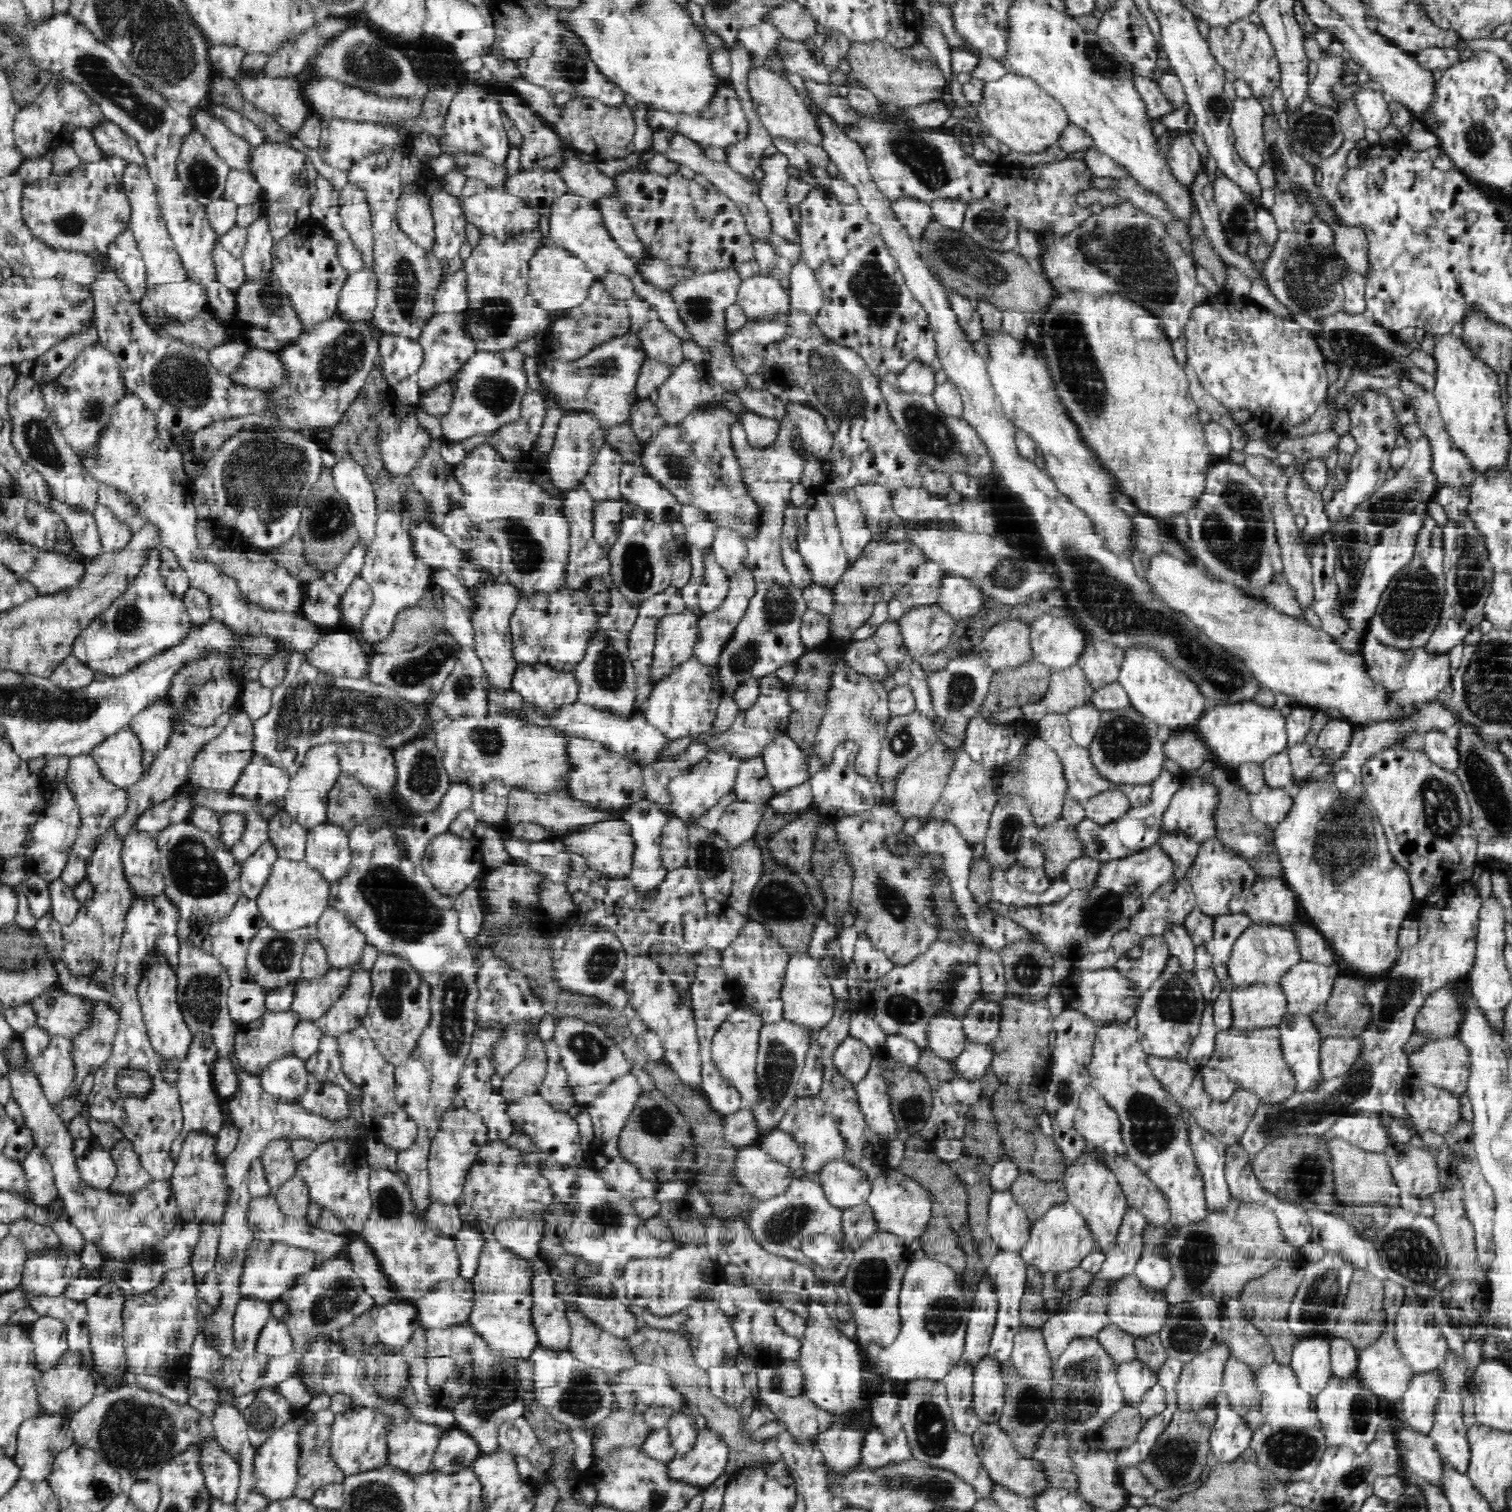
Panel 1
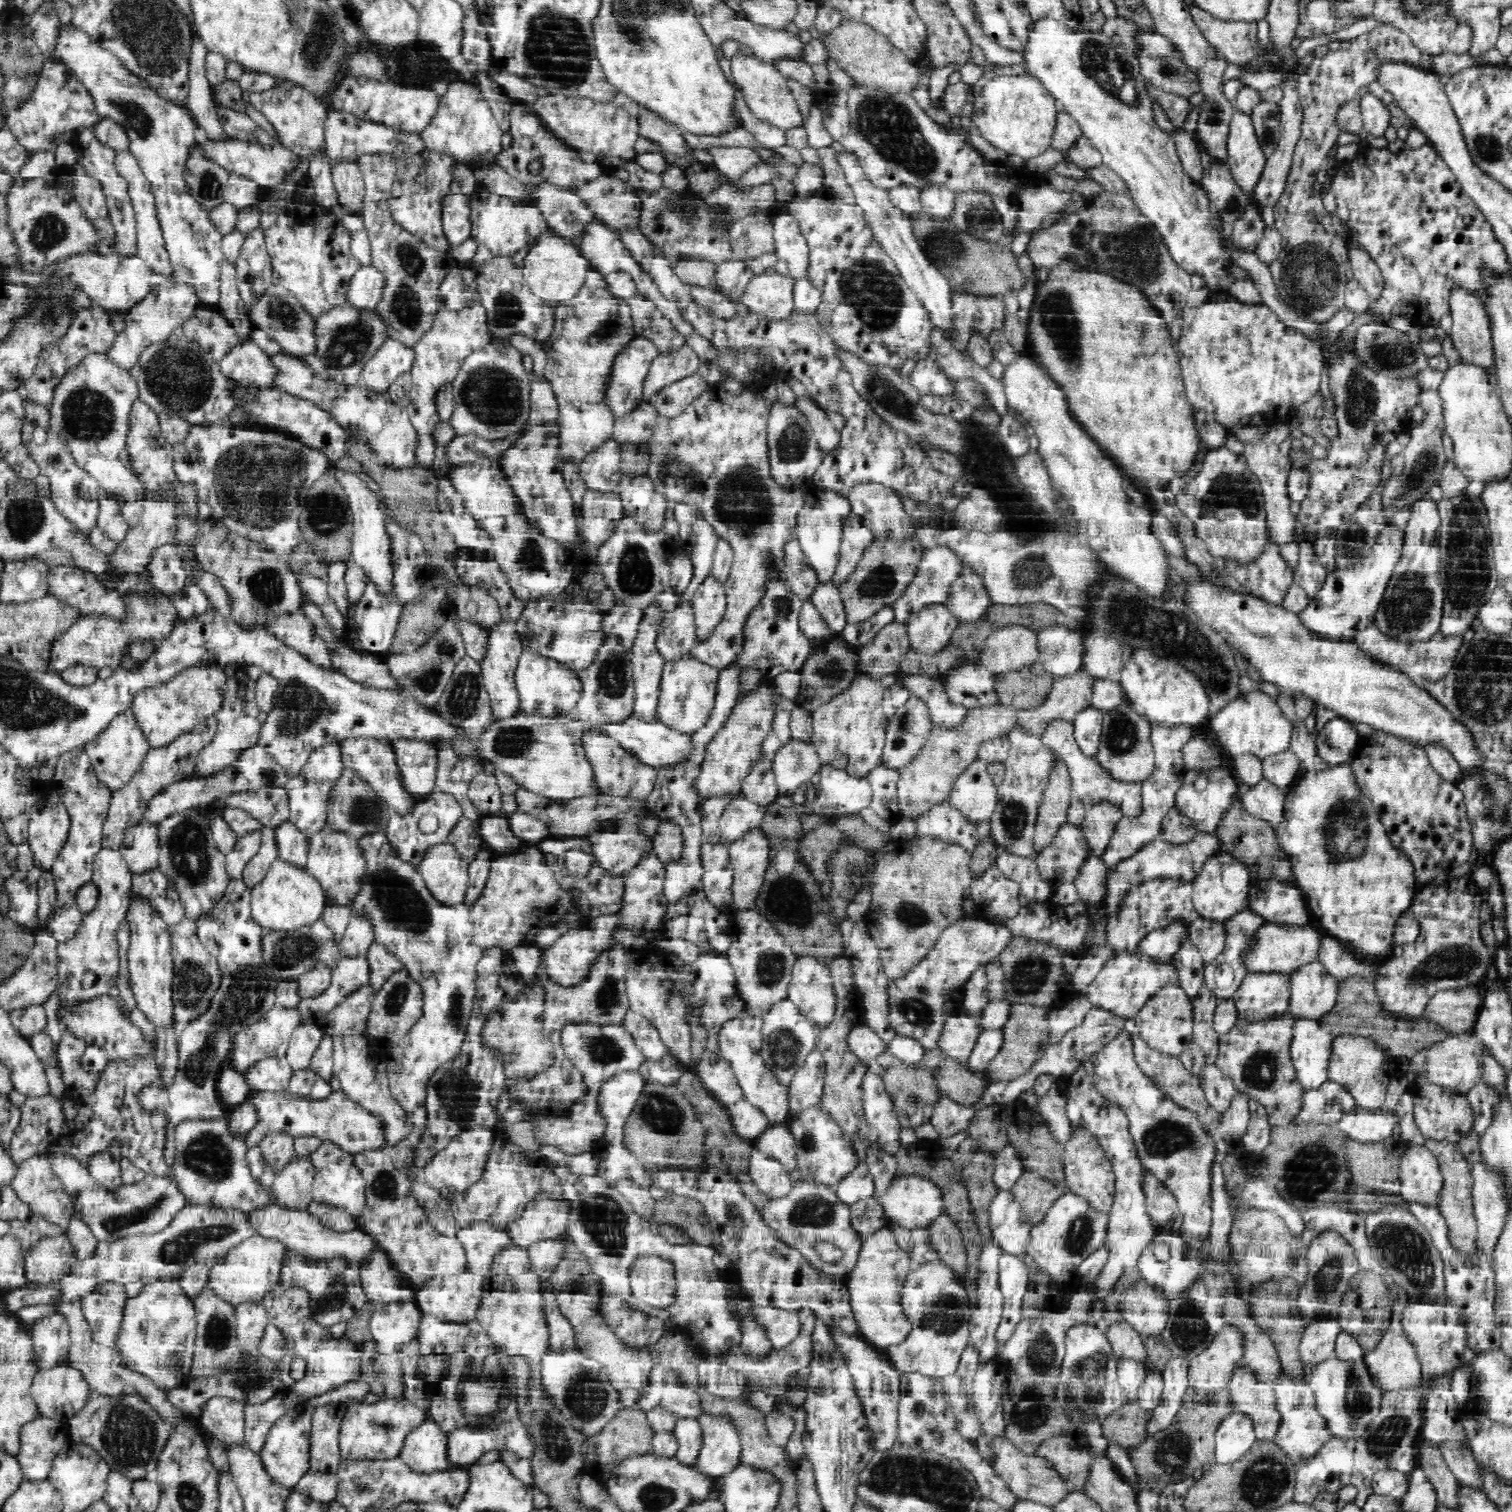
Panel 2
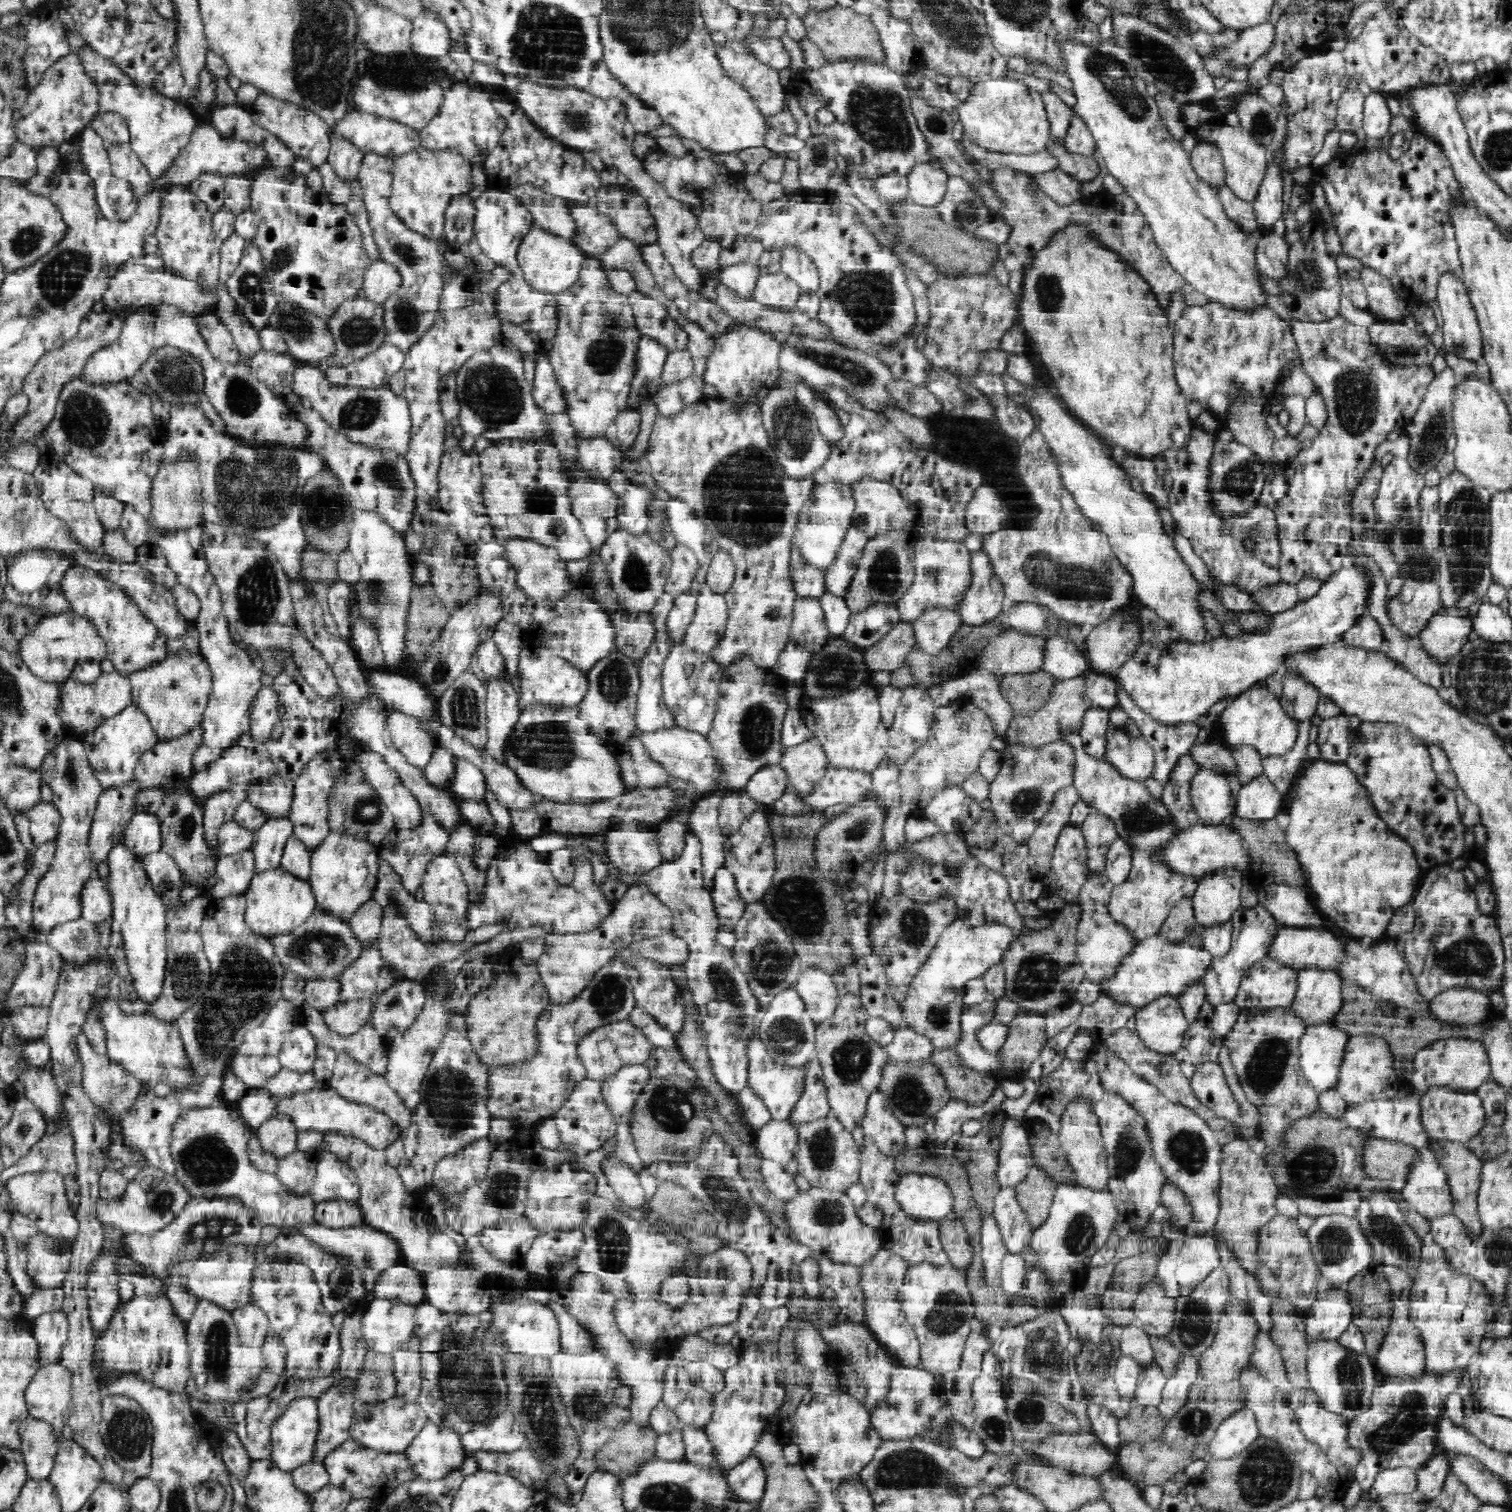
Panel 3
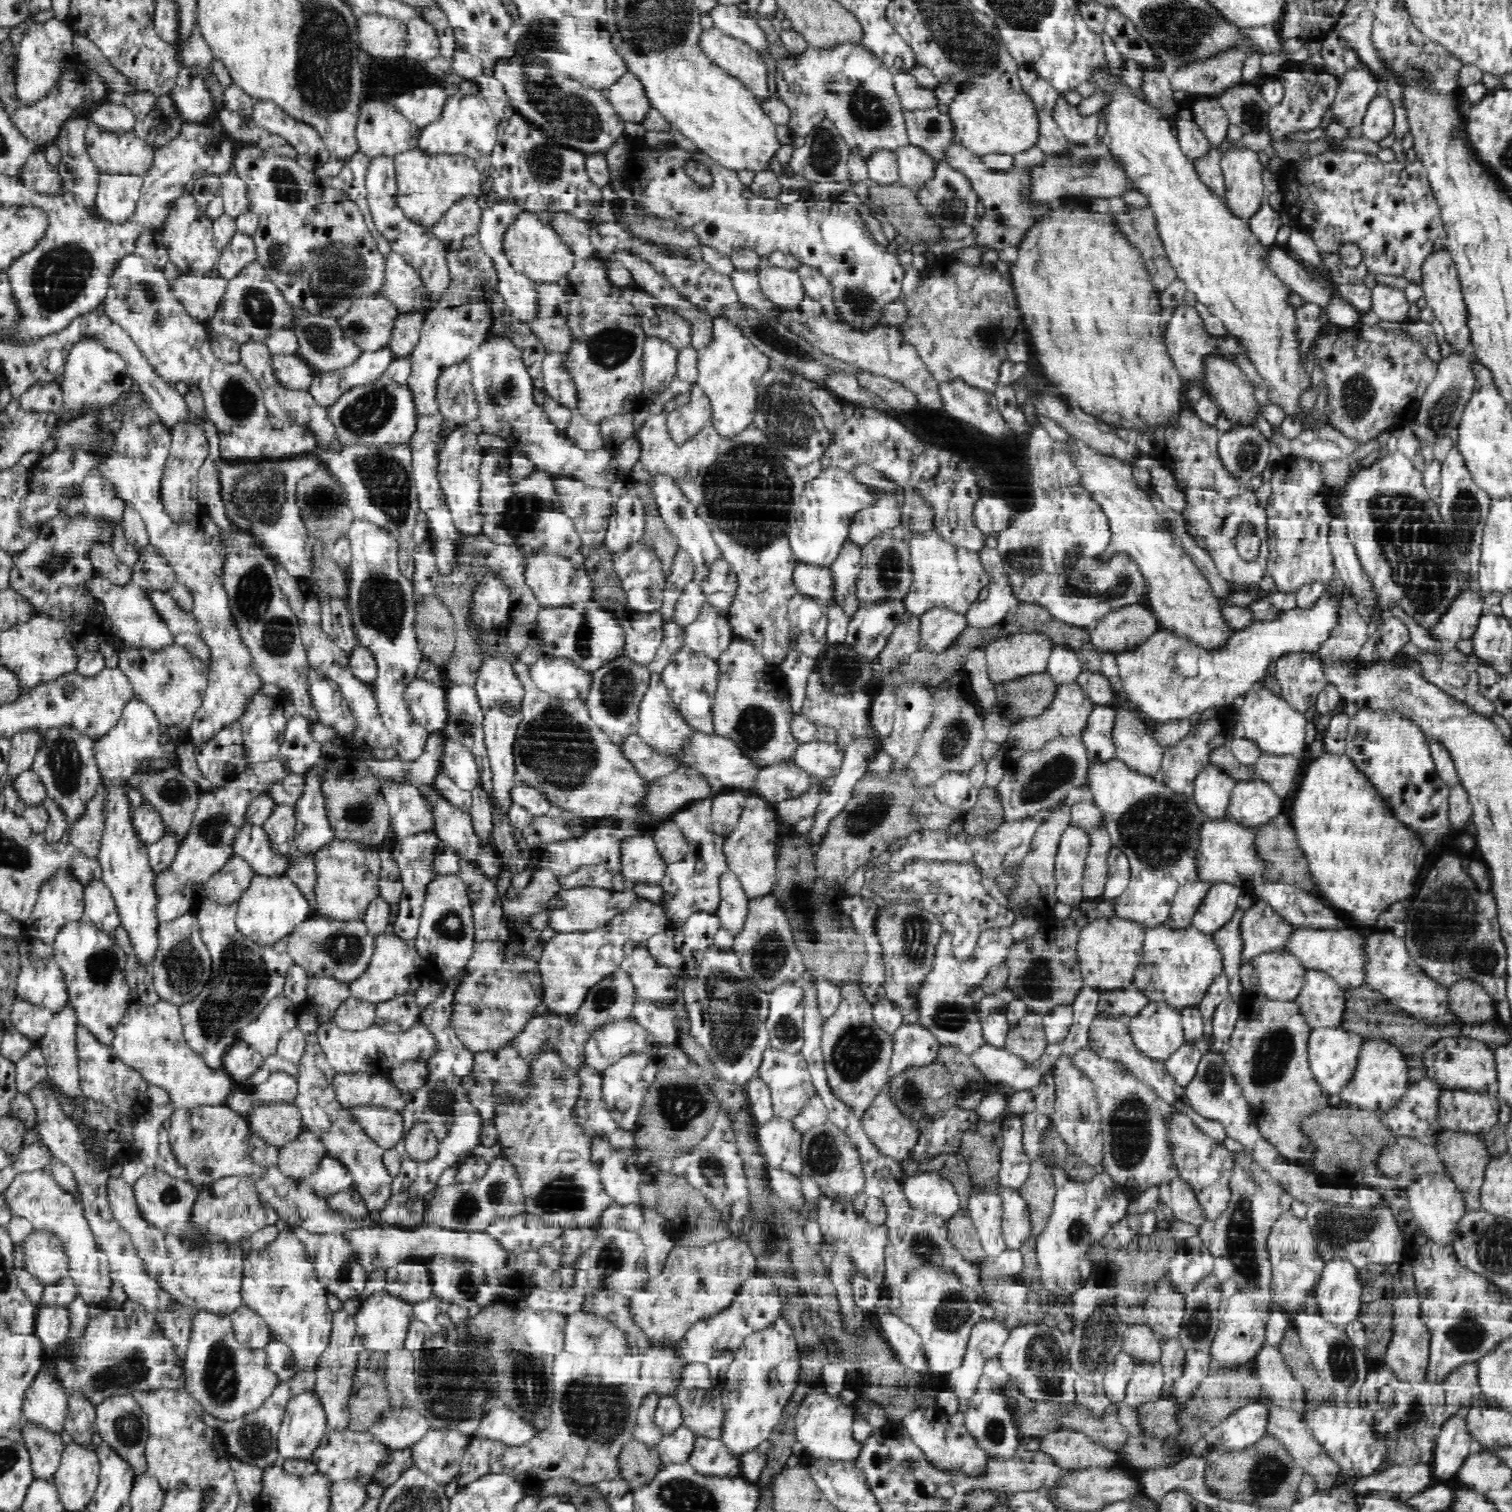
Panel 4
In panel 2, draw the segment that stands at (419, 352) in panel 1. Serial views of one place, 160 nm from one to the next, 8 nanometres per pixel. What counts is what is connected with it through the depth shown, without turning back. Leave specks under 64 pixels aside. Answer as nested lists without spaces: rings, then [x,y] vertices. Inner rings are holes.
[[[386,337],[378,352],[370,358],[362,372],[363,384],[376,393],[386,393],[396,378],[408,370],[416,360],[416,351],[413,347]]]

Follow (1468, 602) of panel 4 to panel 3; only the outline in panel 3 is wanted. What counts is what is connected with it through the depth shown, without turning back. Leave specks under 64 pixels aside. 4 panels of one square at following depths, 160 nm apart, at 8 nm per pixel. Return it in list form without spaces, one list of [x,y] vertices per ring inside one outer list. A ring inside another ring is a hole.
[[[1440,608],[1417,639],[1432,660],[1446,664],[1462,650],[1472,630],[1473,621],[1468,617],[1468,609]]]

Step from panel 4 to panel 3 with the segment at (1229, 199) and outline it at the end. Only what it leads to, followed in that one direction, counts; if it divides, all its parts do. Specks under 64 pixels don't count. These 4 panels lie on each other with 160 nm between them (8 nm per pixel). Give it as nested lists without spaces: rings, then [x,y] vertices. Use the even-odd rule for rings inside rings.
[[[1224,123],[1210,125],[1201,124],[1191,130],[1199,141],[1213,143],[1218,147],[1226,171],[1227,187],[1239,198],[1245,201],[1253,201],[1257,195],[1260,183],[1264,178],[1269,162],[1266,146],[1256,142],[1256,139],[1240,126],[1229,126]]]

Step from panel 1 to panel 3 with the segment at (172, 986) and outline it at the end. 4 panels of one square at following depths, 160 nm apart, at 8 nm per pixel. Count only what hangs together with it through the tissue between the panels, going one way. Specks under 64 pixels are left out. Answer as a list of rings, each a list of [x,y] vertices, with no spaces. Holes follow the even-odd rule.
[[[122,842],[114,846],[107,858],[111,865],[110,885],[107,887],[112,890],[113,924],[117,928],[117,935],[123,938],[129,975],[138,998],[154,1004],[164,992],[162,988],[168,964],[166,930],[170,915],[160,895],[150,885],[142,862],[134,858]]]

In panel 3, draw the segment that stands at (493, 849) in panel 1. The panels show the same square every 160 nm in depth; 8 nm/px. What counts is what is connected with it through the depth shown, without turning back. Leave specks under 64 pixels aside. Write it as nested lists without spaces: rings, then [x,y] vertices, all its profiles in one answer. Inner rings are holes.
[[[535,706],[522,710],[516,726],[504,745],[505,766],[508,766],[528,791],[539,799],[558,803],[593,803],[608,798],[616,798],[627,792],[619,778],[616,756],[609,749],[608,740],[600,740],[591,734],[588,726],[578,716],[577,707],[564,708]],[[438,746],[429,766],[424,770],[424,776],[434,788],[447,792],[454,783],[456,768],[457,764],[450,750]]]

